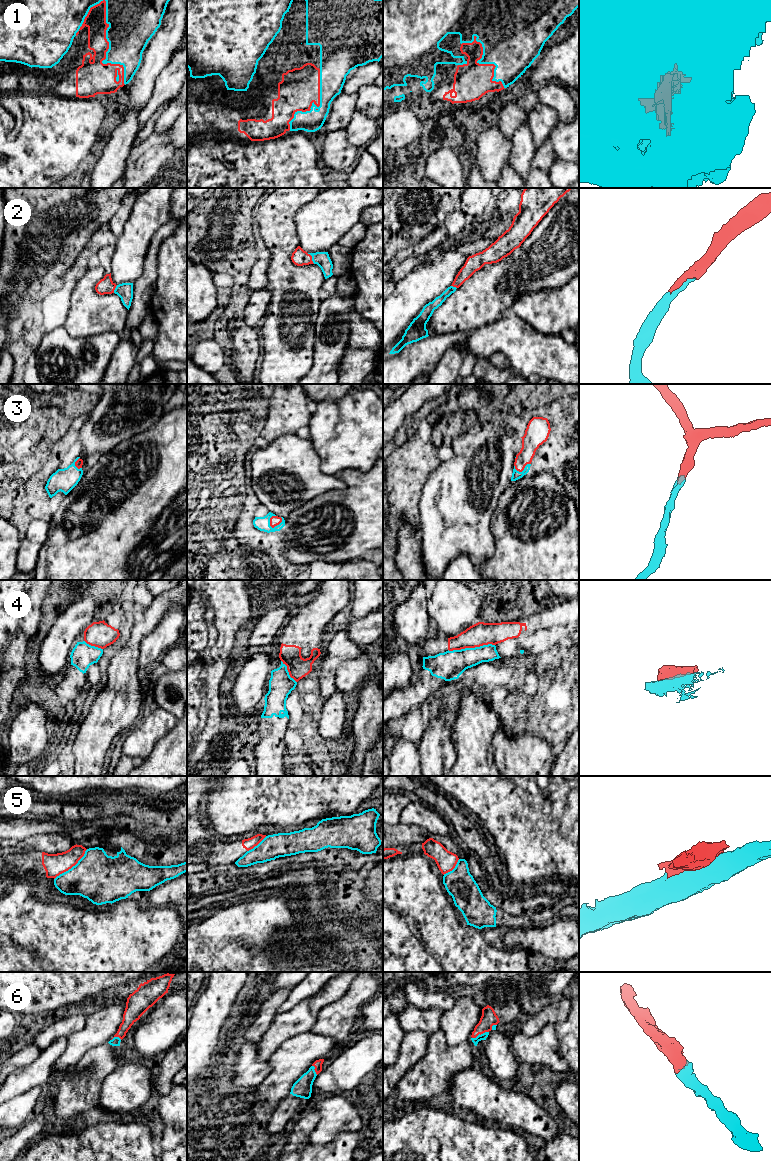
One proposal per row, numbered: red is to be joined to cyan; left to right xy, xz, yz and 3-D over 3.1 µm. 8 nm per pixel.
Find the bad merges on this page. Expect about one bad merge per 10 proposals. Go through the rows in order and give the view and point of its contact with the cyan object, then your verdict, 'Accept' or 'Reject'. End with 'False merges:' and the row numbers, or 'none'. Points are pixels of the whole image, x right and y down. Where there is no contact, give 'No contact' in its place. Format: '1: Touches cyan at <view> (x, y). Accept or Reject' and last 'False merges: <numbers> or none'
1: Touches cyan at xy (108, 49). Reject
2: Touches cyan at xz (312, 258). Accept
3: Touches cyan at xz (277, 525). Accept
4: Touches cyan at yz (471, 648). Reject
5: Touches cyan at xy (73, 866). Reject
6: Touches cyan at yz (479, 1034). Accept
False merges: 1, 4, 5

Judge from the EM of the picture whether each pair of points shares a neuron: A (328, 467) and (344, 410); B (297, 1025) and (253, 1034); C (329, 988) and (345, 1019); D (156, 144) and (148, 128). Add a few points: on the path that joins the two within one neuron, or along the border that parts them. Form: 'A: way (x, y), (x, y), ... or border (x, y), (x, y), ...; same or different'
A: way (337, 453), (344, 438), (344, 424); same
B: border (269, 1027), (258, 1041); different
C: border (351, 982), (340, 997), (324, 1005), (317, 1014); different
D: border (153, 132), (133, 146); different

